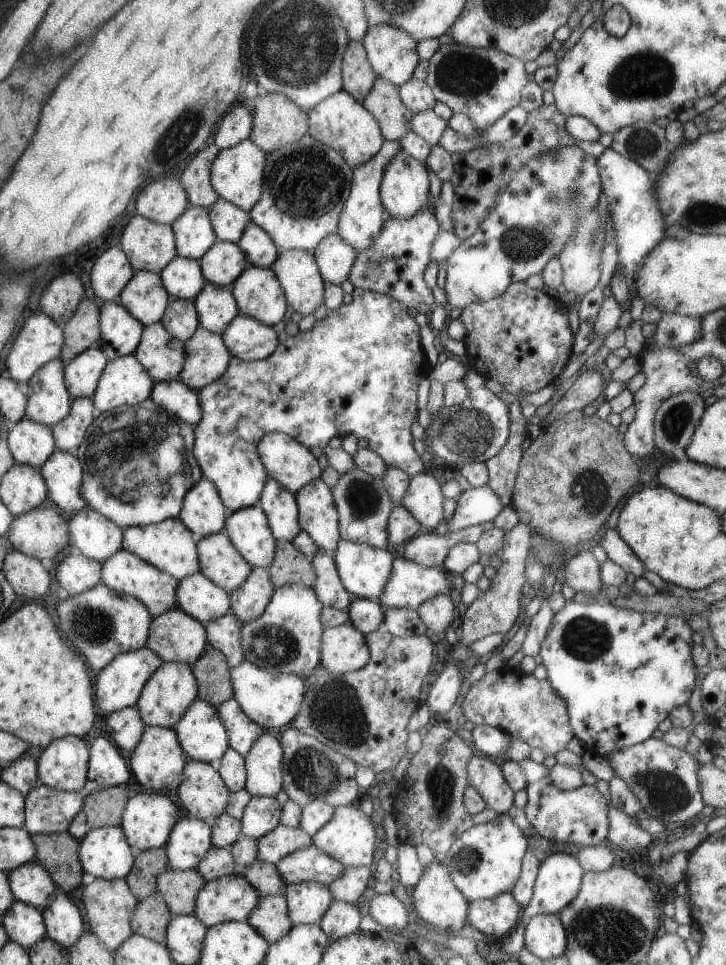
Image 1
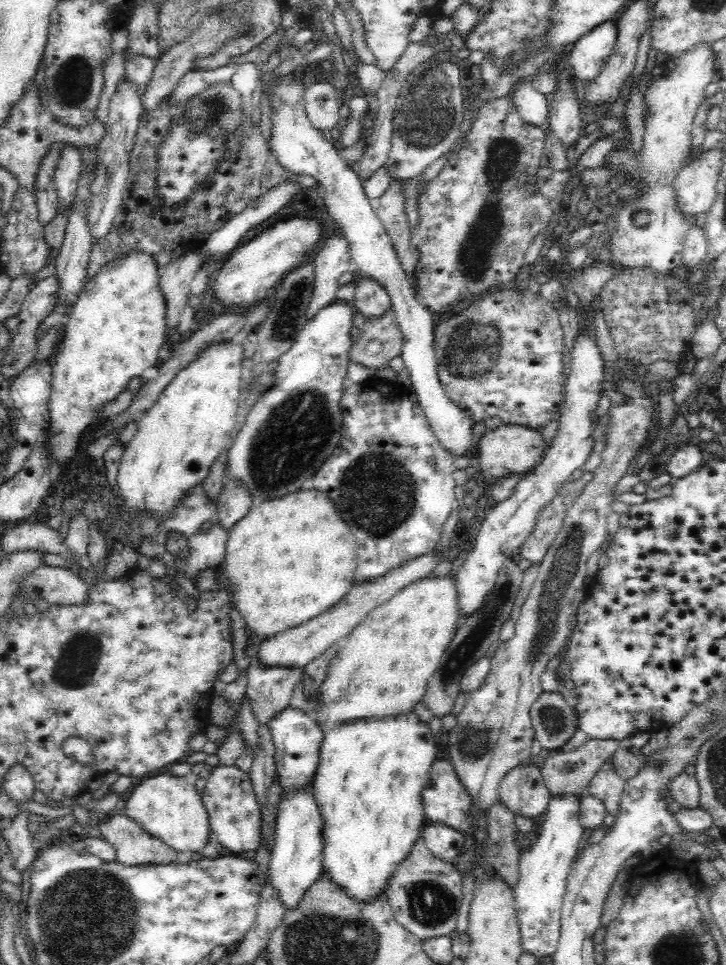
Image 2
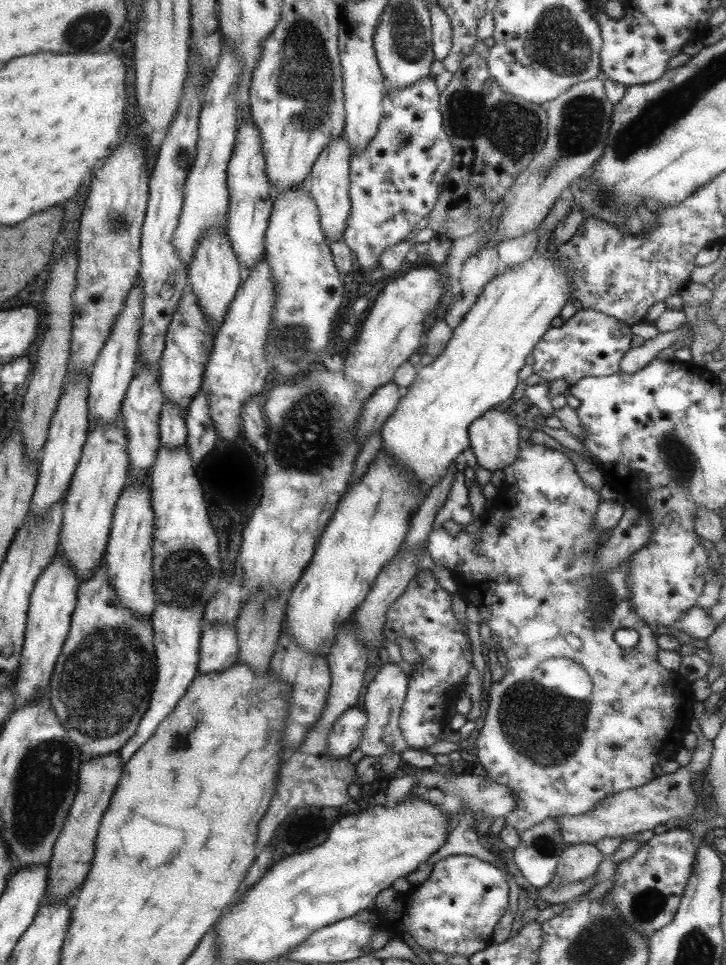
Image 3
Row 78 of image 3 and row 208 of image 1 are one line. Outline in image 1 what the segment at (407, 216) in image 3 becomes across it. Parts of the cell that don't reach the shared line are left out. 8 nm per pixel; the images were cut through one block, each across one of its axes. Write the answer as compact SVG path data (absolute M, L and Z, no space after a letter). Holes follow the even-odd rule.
M425 206L407 220L387 218L373 244L361 252L356 252L348 274L348 280L353 287L391 296L394 300L405 304L407 309L412 307L431 309L433 307L432 290L425 285L422 276L430 261L429 246L435 234L440 231L431 210L433 207Z

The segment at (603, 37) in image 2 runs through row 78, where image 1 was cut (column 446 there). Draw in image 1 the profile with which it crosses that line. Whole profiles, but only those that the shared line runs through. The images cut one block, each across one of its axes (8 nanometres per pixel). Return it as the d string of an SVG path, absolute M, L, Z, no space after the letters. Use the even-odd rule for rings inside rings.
M403 557L395 558L389 580L378 600L388 608L416 610L421 602L431 600L437 594L449 596L450 580L447 572L441 572L437 567L420 567Z

